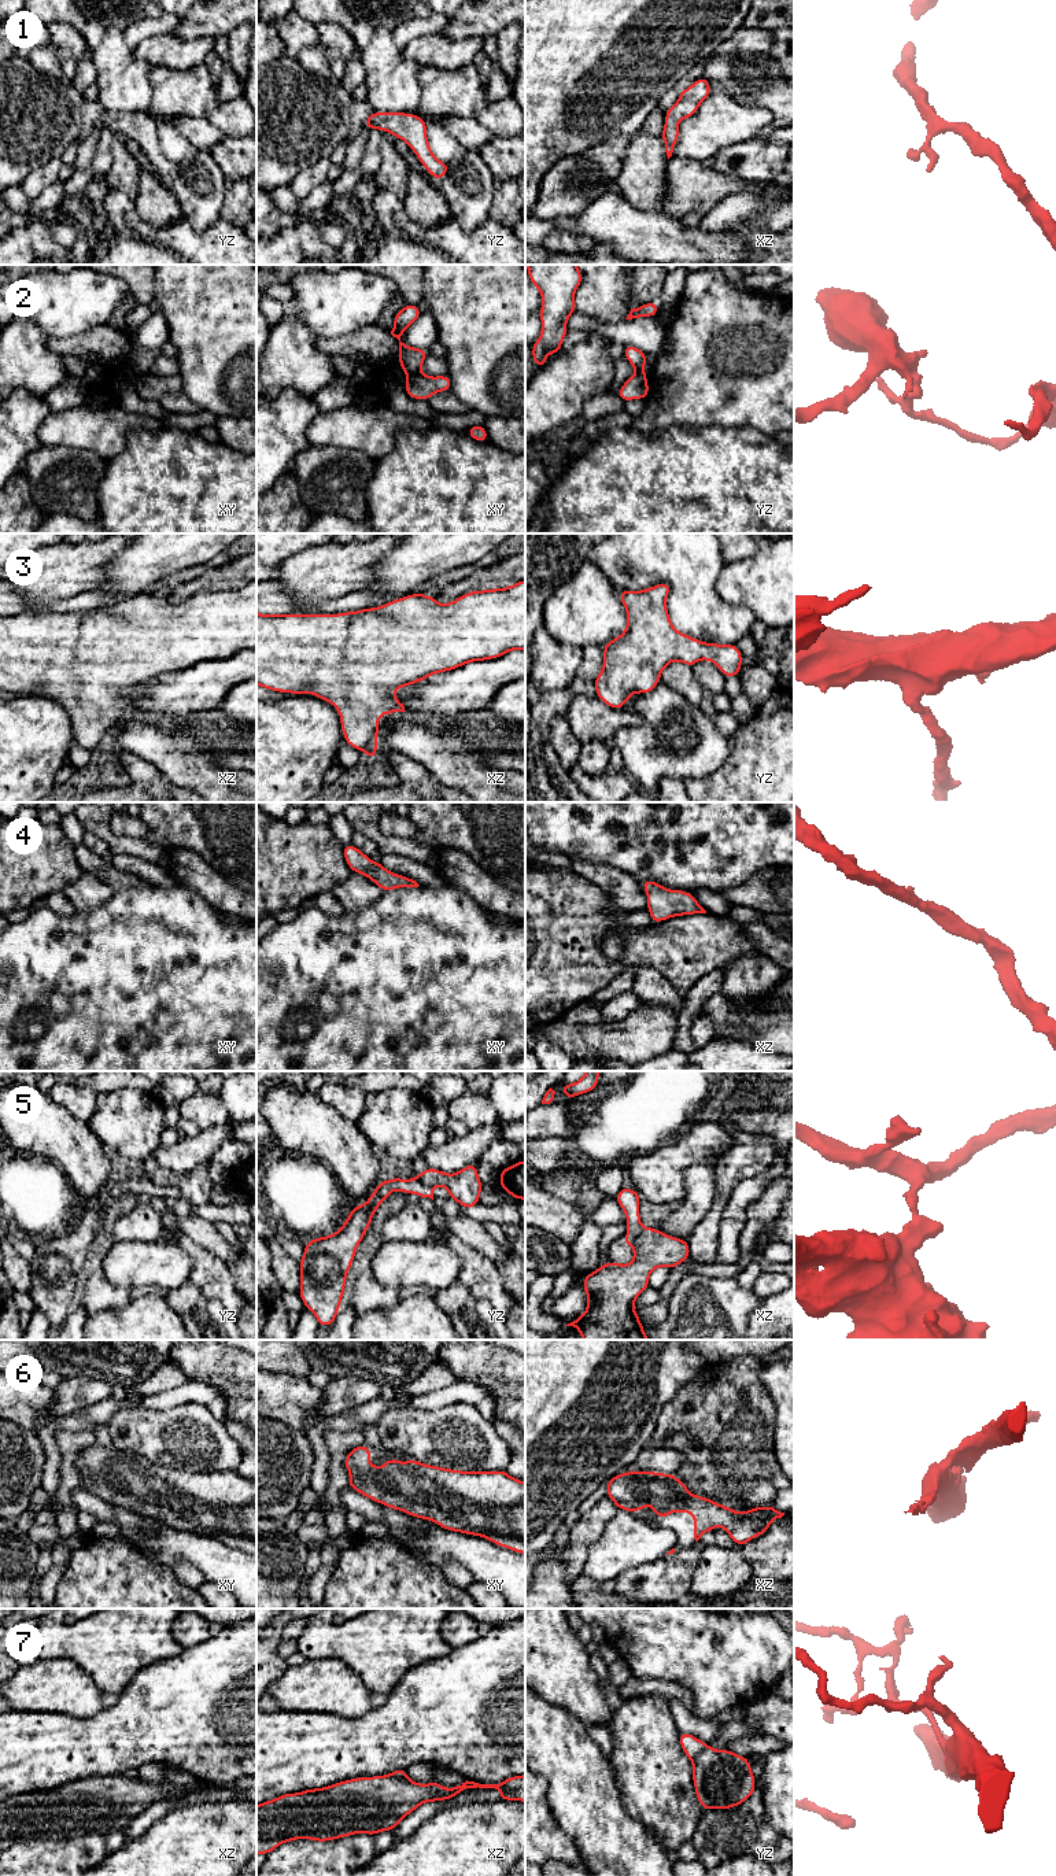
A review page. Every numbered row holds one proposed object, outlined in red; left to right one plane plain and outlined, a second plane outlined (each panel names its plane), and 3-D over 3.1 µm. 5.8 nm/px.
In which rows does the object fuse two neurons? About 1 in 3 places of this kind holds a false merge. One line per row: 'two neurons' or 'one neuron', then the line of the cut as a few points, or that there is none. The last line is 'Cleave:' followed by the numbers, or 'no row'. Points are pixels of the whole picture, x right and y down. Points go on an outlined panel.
1: one neuron | no cut
2: two neurons | xy (418, 372), (408, 375)
3: one neuron | no cut
4: one neuron | no cut
5: two neurons | xz (643, 1228), (632, 1244)
6: one neuron | no cut
7: two neurons | xz (387, 1775), (406, 1777)
Cleave: 2, 5, 7

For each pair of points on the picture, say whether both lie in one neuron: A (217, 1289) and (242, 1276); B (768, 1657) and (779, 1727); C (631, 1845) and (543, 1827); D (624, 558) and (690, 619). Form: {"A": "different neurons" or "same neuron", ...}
{"A": "different neurons", "B": "different neurons", "C": "different neurons", "D": "same neuron"}

